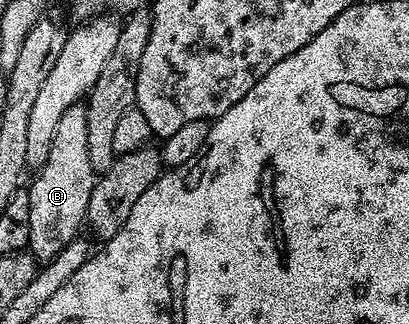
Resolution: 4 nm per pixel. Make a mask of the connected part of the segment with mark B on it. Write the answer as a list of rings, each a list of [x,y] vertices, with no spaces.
[[[83,104],[70,107],[54,130],[50,155],[44,165],[35,170],[27,186],[30,199],[30,239],[28,249],[37,262],[47,263],[71,241],[81,236],[80,225],[88,220],[90,195],[98,180],[98,171],[90,163],[88,136],[86,136],[87,108]]]

